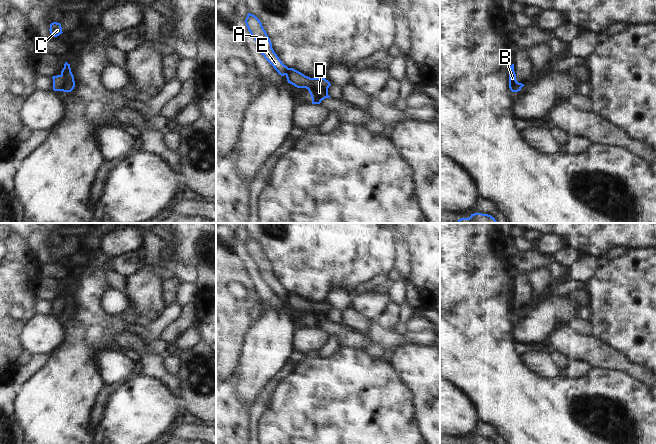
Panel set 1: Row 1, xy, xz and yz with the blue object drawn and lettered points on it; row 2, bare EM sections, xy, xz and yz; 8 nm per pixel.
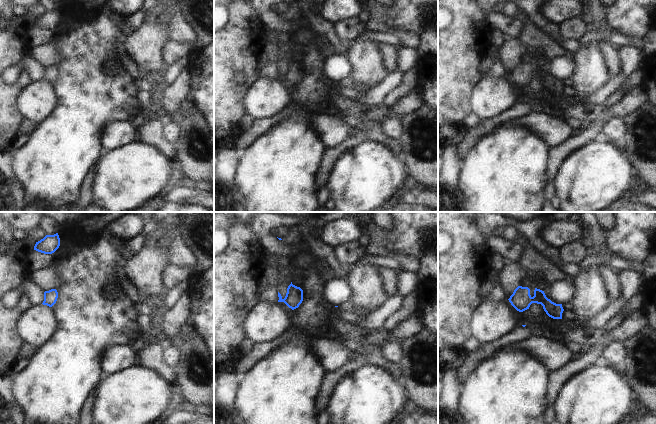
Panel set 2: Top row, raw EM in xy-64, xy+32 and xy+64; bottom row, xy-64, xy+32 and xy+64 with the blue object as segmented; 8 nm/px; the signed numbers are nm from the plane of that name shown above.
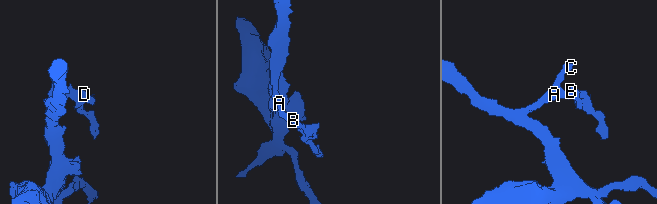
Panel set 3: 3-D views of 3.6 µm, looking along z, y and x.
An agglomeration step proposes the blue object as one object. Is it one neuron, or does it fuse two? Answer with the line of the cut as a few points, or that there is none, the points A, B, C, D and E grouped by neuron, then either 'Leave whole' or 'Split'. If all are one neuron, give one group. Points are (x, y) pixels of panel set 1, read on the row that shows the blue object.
Split along xy (61, 74), (63, 77), (63, 90). Groups: A C E / B D. Split

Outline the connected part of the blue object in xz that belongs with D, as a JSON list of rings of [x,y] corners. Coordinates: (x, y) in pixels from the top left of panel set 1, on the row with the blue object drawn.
[[[288,68],[286,78],[295,87],[306,88],[311,95],[312,104],[320,104],[325,98],[330,98],[328,88],[331,84],[325,78],[310,78],[293,68]]]

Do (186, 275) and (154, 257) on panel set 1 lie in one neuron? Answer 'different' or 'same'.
same

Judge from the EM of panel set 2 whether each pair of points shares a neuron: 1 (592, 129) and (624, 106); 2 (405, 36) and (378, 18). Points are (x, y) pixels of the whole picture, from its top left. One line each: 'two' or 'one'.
1: one
2: one

